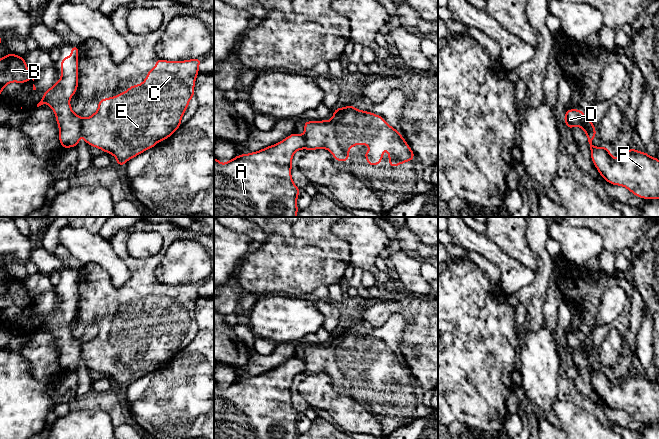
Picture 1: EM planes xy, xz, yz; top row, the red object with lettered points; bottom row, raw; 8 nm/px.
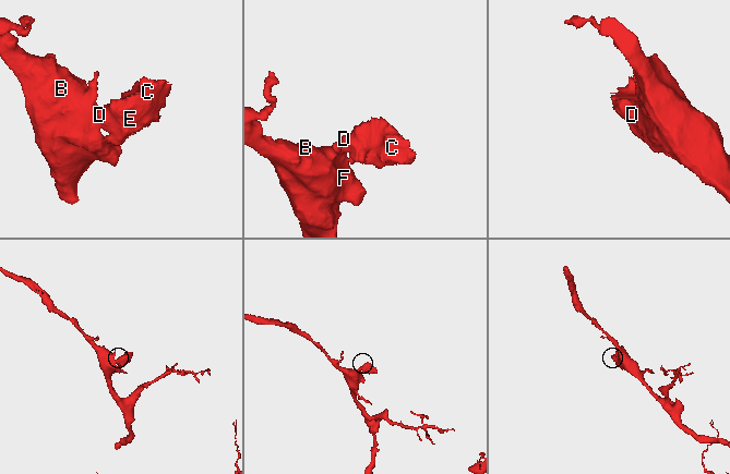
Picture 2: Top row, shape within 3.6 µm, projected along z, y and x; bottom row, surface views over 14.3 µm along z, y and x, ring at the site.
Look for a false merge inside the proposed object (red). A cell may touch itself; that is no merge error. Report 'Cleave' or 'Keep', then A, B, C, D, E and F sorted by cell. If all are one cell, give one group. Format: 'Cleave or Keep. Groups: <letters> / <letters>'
Cleave. Groups: A B F / C D E

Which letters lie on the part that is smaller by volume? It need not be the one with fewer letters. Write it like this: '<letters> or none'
C, D, E

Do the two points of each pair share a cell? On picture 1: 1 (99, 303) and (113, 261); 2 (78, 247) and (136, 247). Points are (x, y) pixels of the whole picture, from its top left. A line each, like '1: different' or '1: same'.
1: different
2: different

